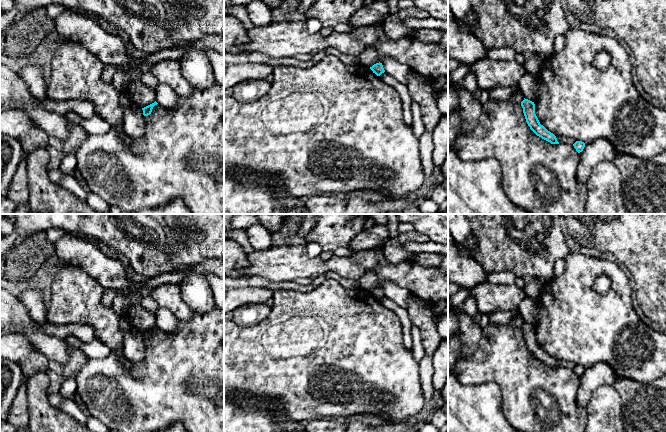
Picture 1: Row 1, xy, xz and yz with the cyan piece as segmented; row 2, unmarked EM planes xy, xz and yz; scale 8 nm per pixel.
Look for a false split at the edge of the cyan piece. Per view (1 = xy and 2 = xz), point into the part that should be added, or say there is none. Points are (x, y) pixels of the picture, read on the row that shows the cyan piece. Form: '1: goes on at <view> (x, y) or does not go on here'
1: does not go on here
2: does not go on here

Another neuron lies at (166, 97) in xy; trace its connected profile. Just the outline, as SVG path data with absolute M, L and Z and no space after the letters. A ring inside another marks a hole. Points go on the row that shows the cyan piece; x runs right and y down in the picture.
M159 84L156 91L156 102L165 109L174 109L177 106L179 96L166 84Z

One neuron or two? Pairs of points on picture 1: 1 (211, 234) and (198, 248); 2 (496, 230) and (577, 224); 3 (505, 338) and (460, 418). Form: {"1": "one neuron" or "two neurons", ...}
{"1": "one neuron", "2": "two neurons", "3": "two neurons"}

